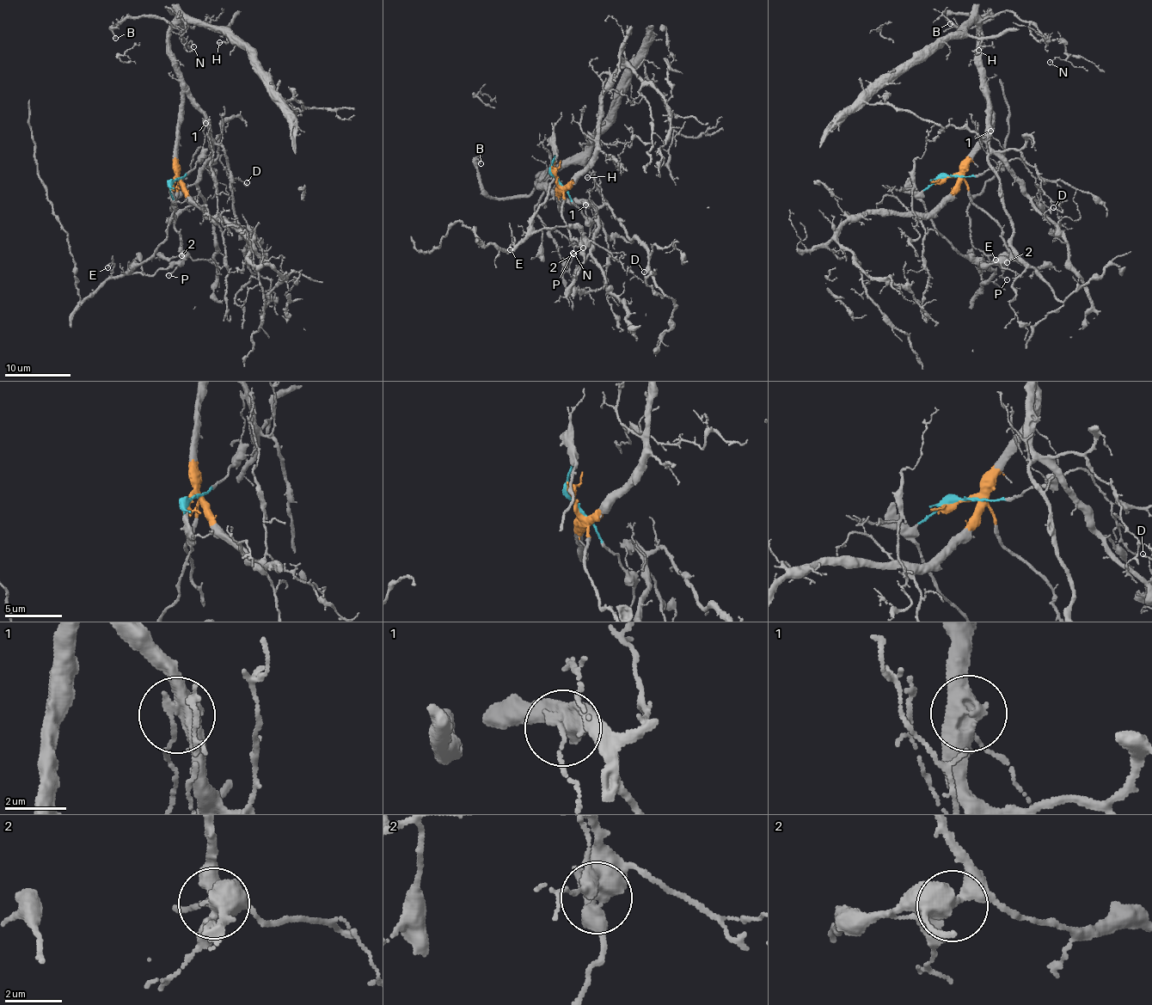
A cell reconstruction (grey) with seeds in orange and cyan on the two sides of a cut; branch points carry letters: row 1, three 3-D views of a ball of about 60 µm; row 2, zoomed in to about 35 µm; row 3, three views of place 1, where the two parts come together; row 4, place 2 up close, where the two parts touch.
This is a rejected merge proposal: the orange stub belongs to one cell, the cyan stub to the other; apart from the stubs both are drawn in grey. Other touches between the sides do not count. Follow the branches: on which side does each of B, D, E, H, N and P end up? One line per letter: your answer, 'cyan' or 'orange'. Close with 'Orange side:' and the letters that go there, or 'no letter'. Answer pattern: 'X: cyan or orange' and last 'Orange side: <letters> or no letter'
B: orange
D: orange
E: cyan
H: orange
N: orange
P: orange
Orange side: B, D, H, N, P

